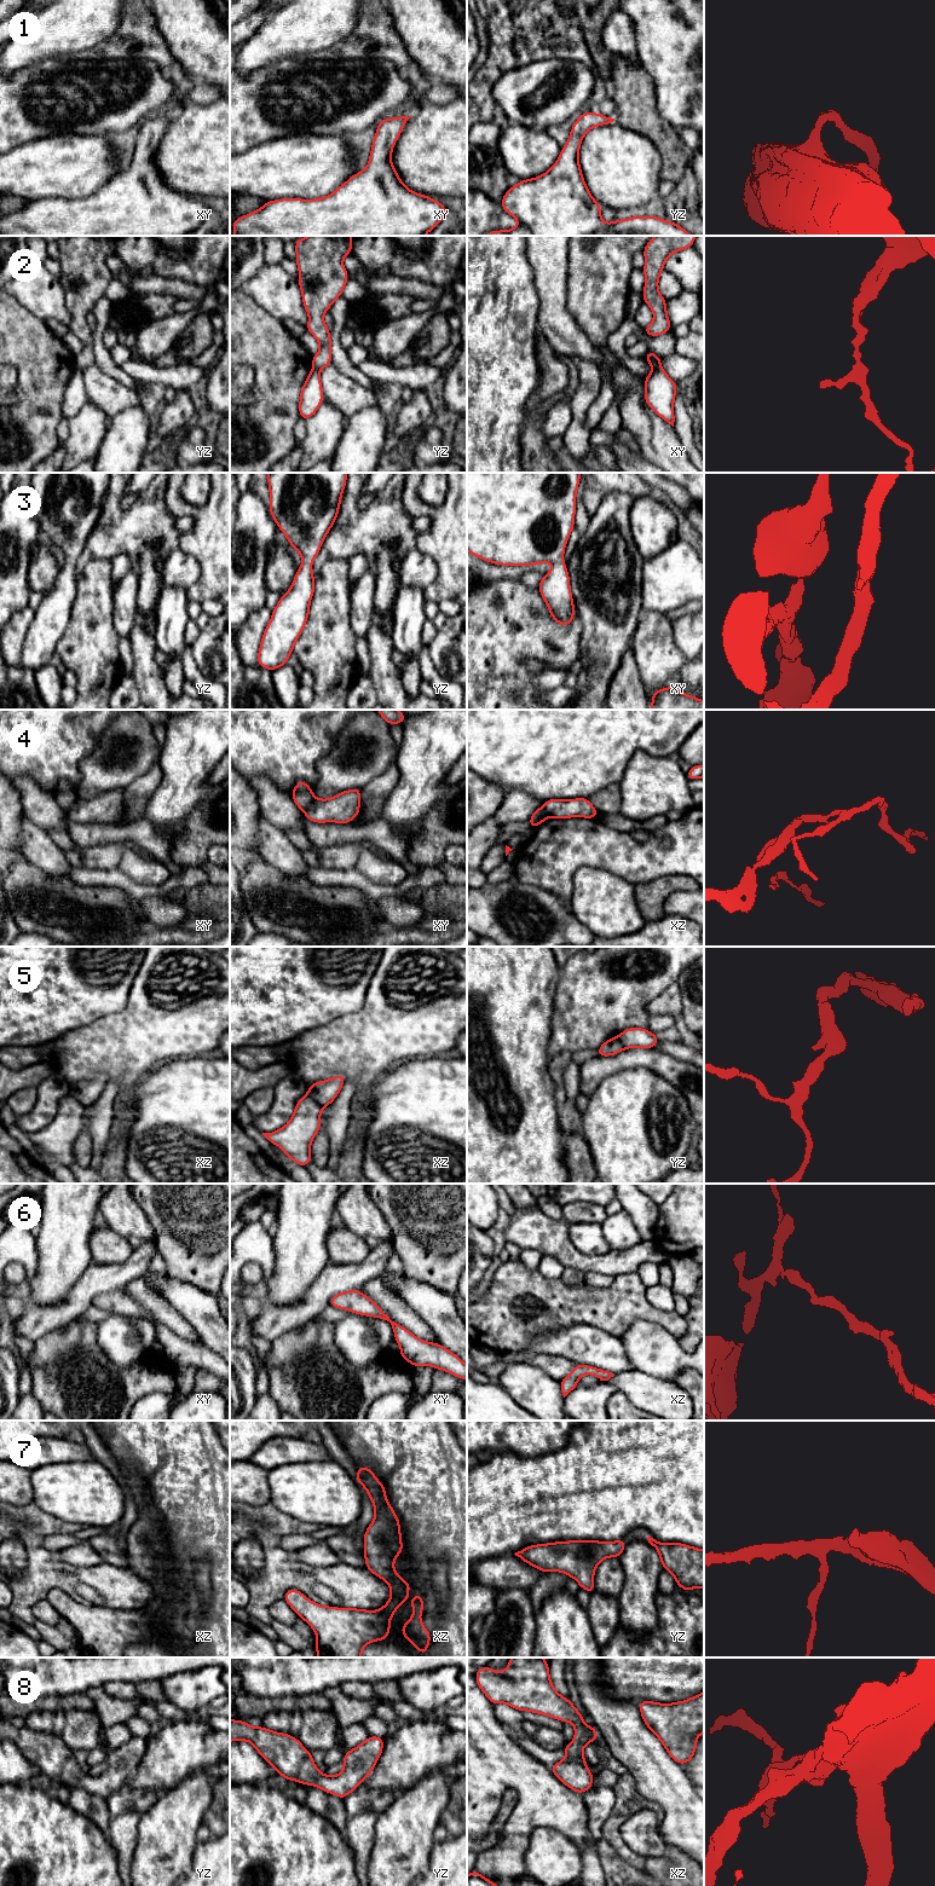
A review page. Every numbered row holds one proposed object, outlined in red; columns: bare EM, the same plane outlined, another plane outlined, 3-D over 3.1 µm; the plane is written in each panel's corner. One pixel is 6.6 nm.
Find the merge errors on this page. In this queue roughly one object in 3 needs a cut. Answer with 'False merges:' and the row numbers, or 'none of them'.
False merges: 2, 4, 5

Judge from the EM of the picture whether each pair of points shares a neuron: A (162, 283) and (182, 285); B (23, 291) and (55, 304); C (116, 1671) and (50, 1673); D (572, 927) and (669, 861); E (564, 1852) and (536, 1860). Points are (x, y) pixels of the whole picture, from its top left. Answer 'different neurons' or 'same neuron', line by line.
A: same neuron
B: same neuron
C: same neuron
D: different neurons
E: same neuron

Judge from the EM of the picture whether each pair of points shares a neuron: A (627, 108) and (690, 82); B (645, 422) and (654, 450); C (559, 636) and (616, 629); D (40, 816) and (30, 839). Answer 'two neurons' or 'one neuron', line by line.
A: two neurons
B: one neuron
C: two neurons
D: two neurons

